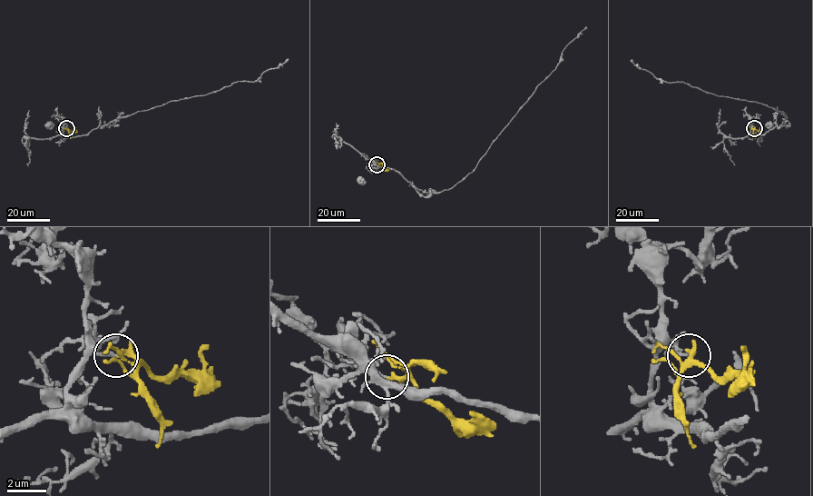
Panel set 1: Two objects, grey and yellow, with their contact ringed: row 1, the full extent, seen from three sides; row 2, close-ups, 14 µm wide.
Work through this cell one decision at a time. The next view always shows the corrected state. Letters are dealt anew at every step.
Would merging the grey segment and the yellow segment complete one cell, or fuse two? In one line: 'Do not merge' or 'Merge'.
Do not merge

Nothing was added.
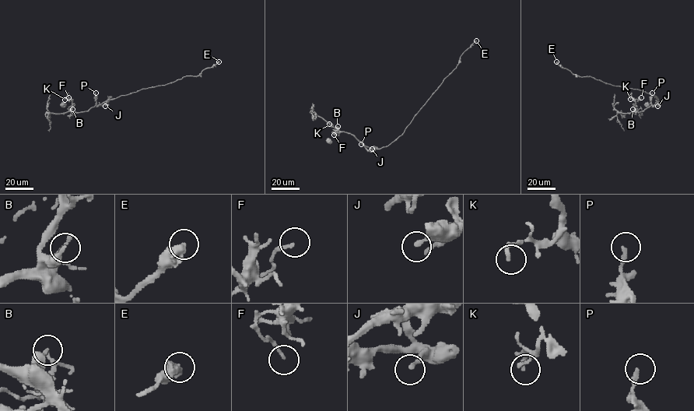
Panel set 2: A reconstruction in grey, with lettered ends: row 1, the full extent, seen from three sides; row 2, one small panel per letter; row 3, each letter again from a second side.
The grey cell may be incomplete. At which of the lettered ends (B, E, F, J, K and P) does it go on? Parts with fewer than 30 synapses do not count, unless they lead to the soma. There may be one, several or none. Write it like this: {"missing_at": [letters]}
{"missing_at": []}

